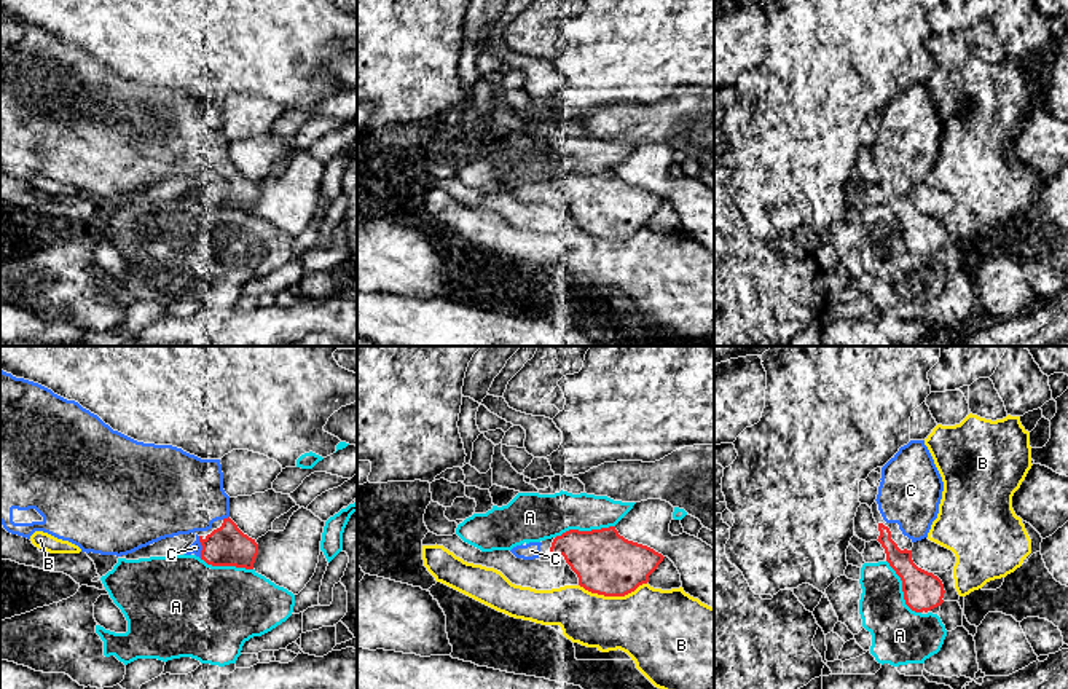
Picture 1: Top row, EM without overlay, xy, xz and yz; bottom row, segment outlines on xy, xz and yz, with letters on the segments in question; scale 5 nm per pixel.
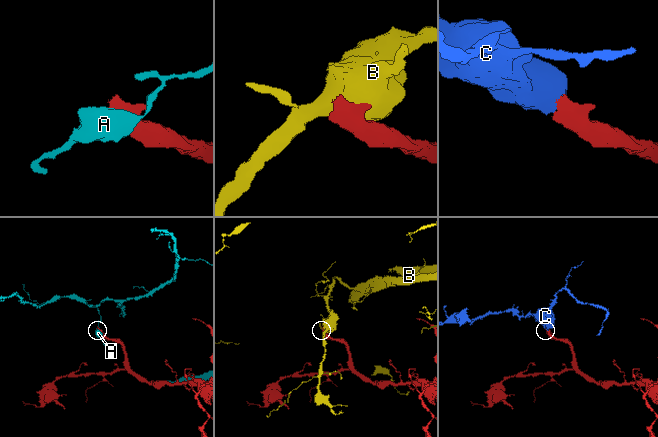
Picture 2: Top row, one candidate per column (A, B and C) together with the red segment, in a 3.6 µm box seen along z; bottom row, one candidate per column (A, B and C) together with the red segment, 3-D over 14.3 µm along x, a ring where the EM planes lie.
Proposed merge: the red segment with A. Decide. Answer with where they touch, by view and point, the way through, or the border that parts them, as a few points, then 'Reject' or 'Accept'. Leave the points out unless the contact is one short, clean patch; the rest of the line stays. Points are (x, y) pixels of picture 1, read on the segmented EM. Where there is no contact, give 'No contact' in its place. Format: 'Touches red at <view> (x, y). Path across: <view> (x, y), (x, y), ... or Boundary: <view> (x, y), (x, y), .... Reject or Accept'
Touches red at xz (584, 531). Reject

